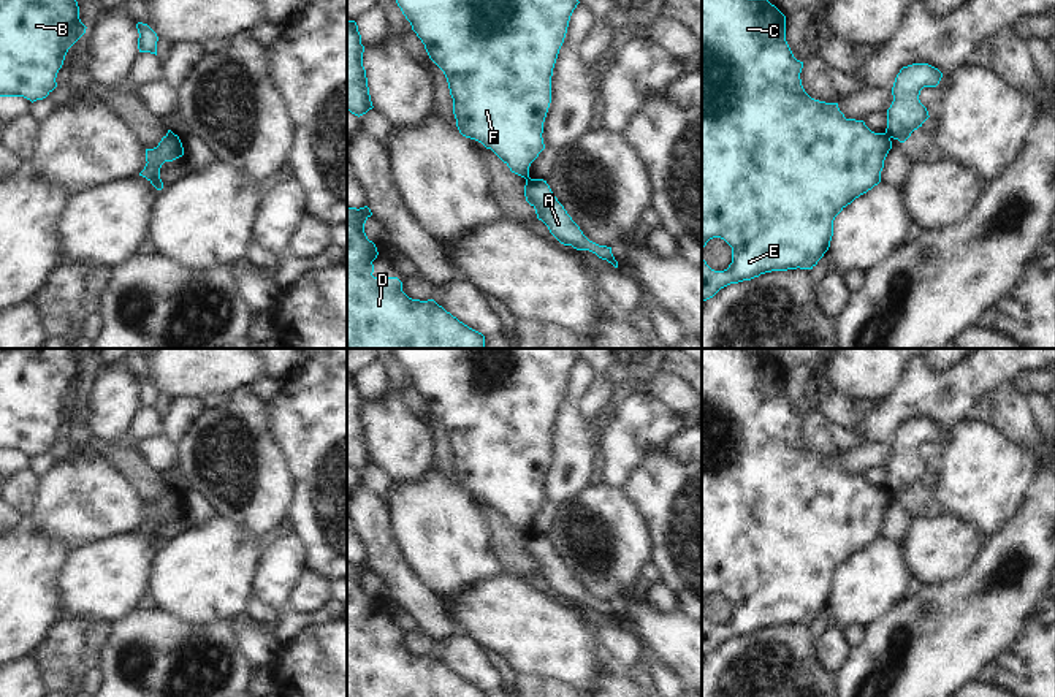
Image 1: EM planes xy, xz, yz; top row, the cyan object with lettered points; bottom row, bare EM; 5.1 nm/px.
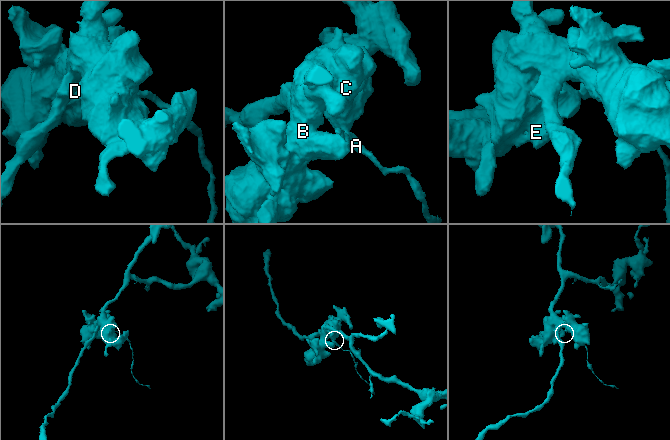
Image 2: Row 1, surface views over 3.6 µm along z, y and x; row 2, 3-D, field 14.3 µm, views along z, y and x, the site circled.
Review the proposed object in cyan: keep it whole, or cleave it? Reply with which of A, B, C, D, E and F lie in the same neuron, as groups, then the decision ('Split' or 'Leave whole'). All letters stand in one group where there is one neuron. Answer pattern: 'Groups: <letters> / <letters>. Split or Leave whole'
Groups: A / B C D E F. Split.

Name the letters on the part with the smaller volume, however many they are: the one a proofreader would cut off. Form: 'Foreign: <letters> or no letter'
Foreign: A

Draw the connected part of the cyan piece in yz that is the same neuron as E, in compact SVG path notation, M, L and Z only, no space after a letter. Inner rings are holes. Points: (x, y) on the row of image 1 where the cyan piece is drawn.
M702 0L702 303L730 284L765 272L813 269L830 247L835 217L881 182L884 160L892 149L890 136L871 131L863 120L846 119L838 103L811 98L802 86L802 68L803 62L794 57L786 41L786 16L768 0ZM713 238L732 247L732 263L724 271L711 269L703 260L703 247Z

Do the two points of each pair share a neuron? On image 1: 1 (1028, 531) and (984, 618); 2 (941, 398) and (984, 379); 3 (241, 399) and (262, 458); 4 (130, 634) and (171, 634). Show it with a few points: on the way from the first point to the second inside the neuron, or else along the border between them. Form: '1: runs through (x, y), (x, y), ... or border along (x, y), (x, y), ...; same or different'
1: runs through (1033, 555), (1038, 564), (1024, 590), (1008, 594); same
2: runs through (952, 393), (973, 379); same
3: runs through (241, 414), (241, 436), (247, 444); same
4: runs through (140, 634), (162, 634); same

